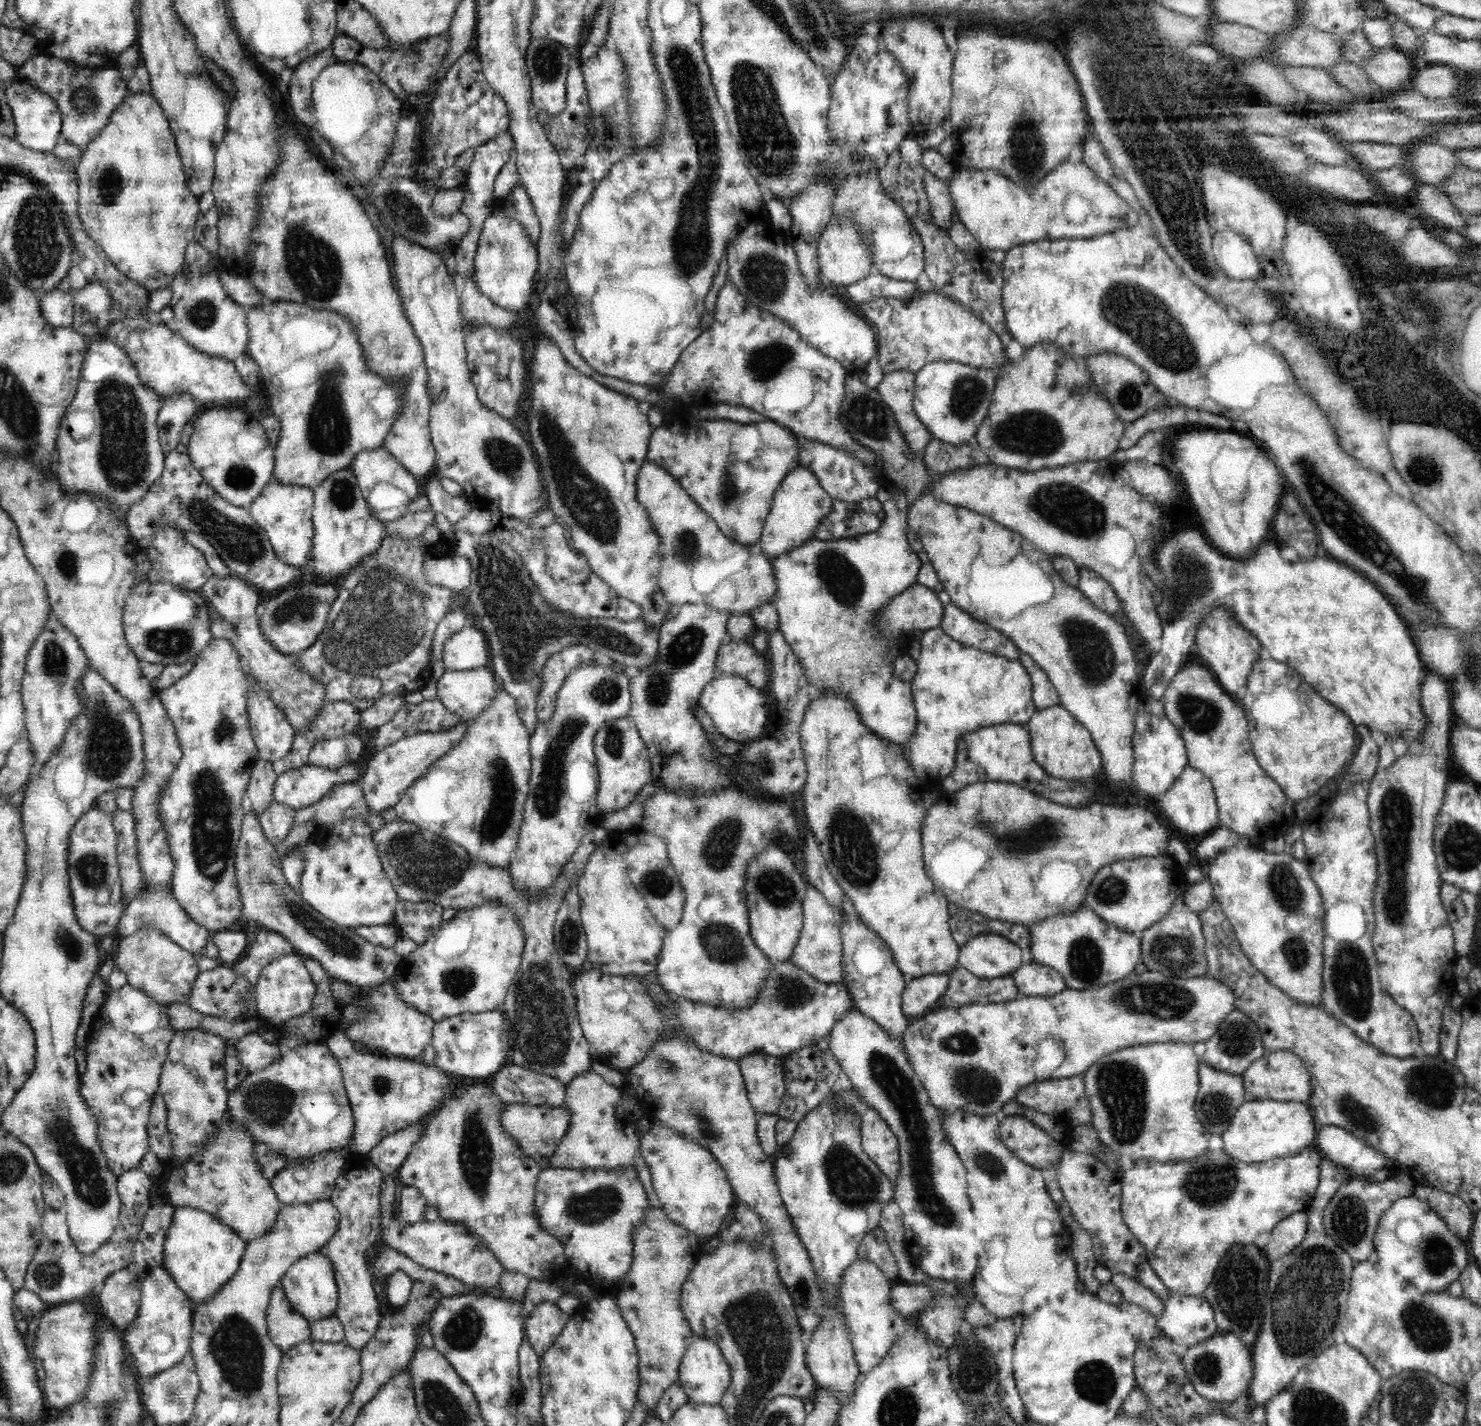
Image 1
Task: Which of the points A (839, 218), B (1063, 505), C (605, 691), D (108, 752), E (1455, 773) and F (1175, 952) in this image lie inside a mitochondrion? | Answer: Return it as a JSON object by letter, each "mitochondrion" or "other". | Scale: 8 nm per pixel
{"A":"other","B":"mitochondrion","C":"mitochondrion","D":"mitochondrion","E":"other","F":"mitochondrion"}

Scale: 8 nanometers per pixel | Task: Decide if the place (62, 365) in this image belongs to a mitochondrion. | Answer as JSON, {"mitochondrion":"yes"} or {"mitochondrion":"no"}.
{"mitochondrion":"no"}

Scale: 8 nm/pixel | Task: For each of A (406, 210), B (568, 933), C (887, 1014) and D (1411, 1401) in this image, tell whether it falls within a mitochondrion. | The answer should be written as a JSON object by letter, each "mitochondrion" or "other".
{"A":"mitochondrion","B":"mitochondrion","C":"other","D":"mitochondrion"}

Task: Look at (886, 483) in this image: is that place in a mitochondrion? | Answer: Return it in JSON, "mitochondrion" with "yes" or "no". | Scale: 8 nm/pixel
{"mitochondrion":"no"}

